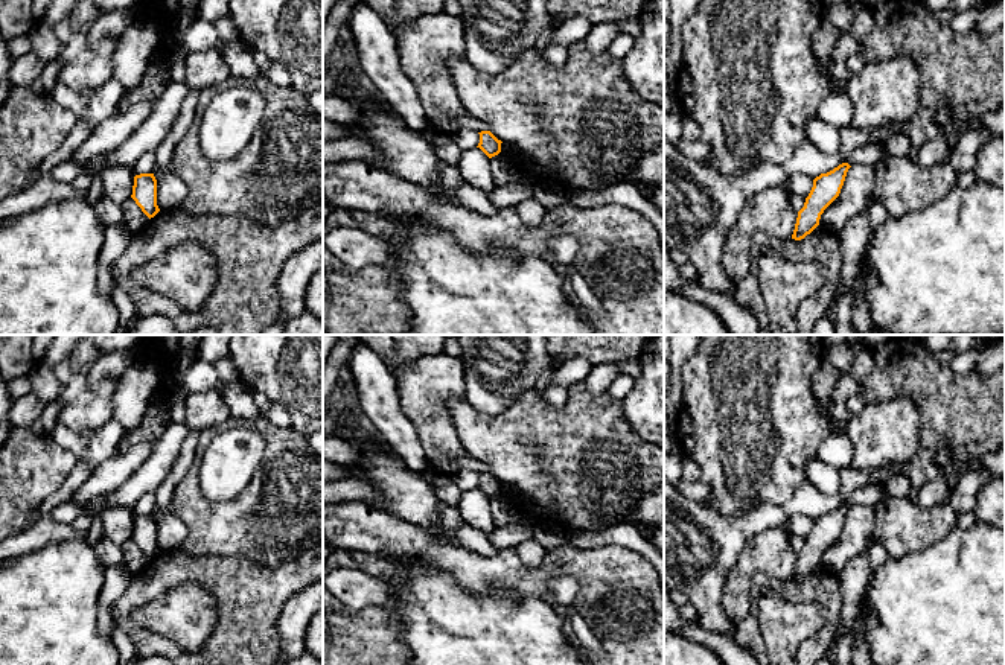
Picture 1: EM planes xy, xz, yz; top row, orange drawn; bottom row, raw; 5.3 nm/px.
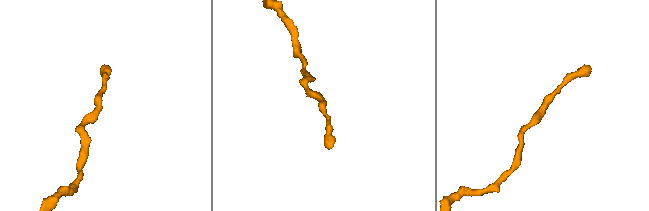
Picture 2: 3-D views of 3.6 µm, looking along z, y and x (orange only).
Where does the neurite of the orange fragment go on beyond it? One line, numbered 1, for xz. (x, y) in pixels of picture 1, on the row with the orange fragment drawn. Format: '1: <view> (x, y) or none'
1: none

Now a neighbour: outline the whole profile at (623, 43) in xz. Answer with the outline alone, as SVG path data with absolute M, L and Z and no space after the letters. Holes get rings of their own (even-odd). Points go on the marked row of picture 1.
M620 33L608 47L608 52L611 53L612 58L615 59L623 59L630 49L633 47L635 37L629 33Z

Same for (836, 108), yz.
M828 91L816 110L816 116L836 128L850 126L854 117L853 102L848 91Z

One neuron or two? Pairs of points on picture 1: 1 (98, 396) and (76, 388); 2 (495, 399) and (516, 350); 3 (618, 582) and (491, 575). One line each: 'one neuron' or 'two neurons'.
1: one neuron
2: one neuron
3: one neuron

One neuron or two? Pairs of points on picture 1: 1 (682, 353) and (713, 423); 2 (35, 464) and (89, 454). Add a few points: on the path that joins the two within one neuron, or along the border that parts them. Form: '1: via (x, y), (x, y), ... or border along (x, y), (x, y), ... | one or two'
1: border along (698, 350), (682, 373), (682, 397) | two
2: border along (51, 435), (76, 458) | two

